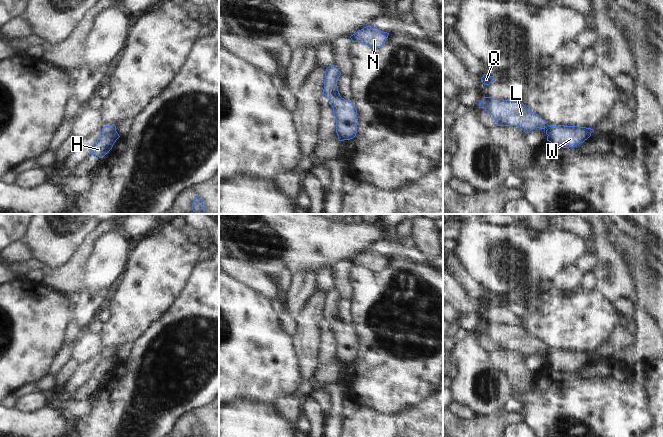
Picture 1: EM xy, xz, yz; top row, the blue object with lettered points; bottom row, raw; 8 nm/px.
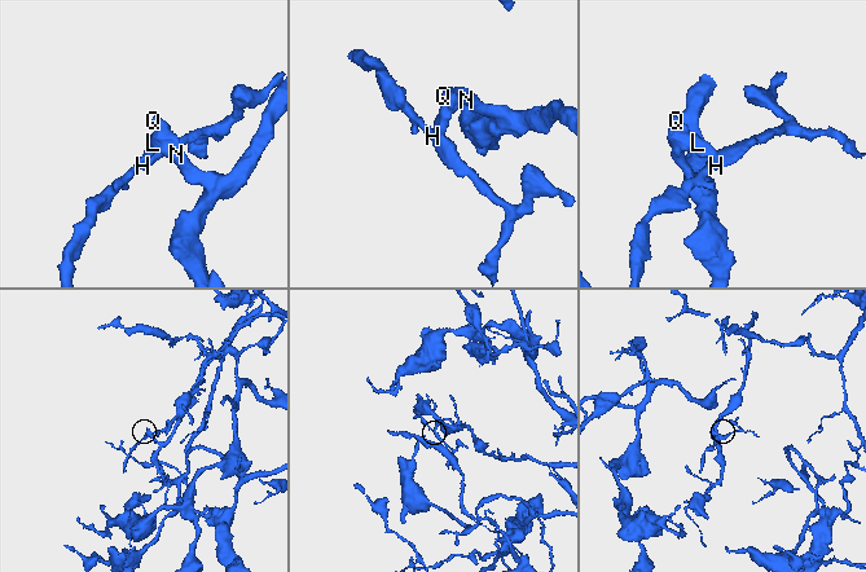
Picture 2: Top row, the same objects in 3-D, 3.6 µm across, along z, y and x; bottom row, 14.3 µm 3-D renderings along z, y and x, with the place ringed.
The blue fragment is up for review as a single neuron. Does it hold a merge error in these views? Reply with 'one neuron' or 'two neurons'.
two neurons

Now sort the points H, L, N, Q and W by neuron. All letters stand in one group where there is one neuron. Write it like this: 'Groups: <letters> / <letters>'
Groups: H W / L N Q.

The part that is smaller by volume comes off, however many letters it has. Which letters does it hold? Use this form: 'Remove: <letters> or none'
Remove: H, W.

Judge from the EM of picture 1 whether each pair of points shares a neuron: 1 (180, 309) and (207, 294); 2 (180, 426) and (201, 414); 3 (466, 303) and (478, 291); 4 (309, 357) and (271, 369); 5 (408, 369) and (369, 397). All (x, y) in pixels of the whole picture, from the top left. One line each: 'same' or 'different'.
1: same
2: same
3: different
4: different
5: same

